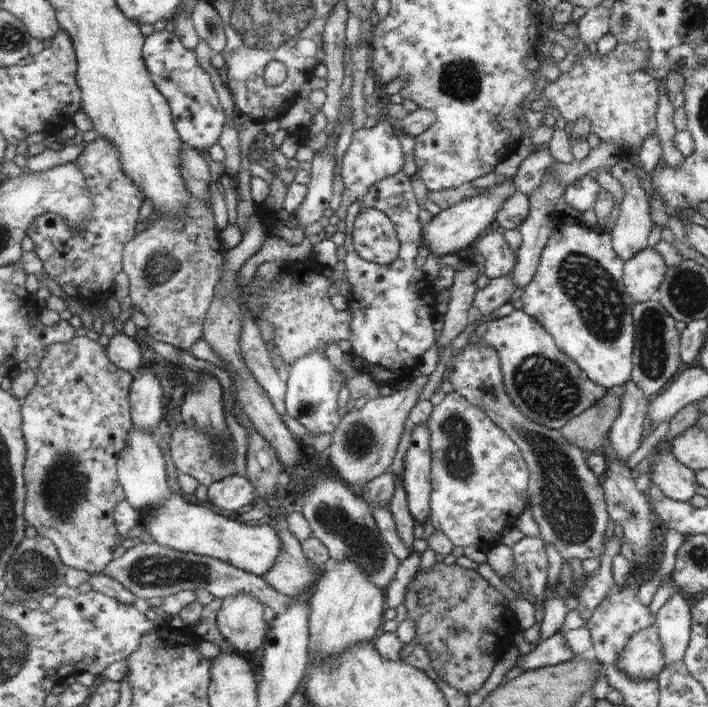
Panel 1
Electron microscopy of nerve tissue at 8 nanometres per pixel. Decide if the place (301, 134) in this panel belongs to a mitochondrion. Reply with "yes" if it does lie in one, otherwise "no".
no

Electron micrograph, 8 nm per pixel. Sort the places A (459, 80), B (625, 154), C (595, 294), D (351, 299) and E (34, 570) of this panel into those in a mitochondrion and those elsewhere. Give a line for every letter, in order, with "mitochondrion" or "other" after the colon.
A: mitochondrion
B: other
C: mitochondrion
D: other
E: mitochondrion

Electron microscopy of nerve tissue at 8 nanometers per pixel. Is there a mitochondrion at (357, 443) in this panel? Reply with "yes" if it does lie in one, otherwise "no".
yes

